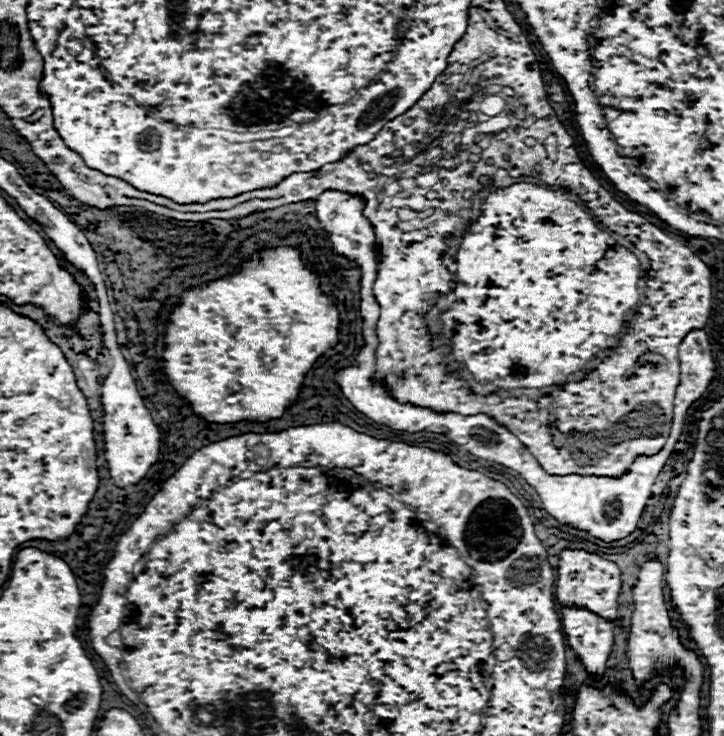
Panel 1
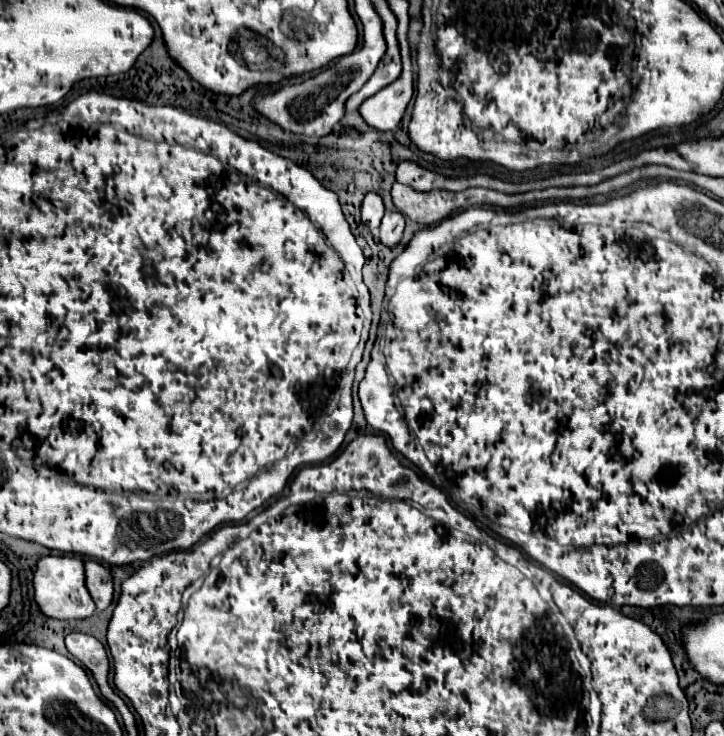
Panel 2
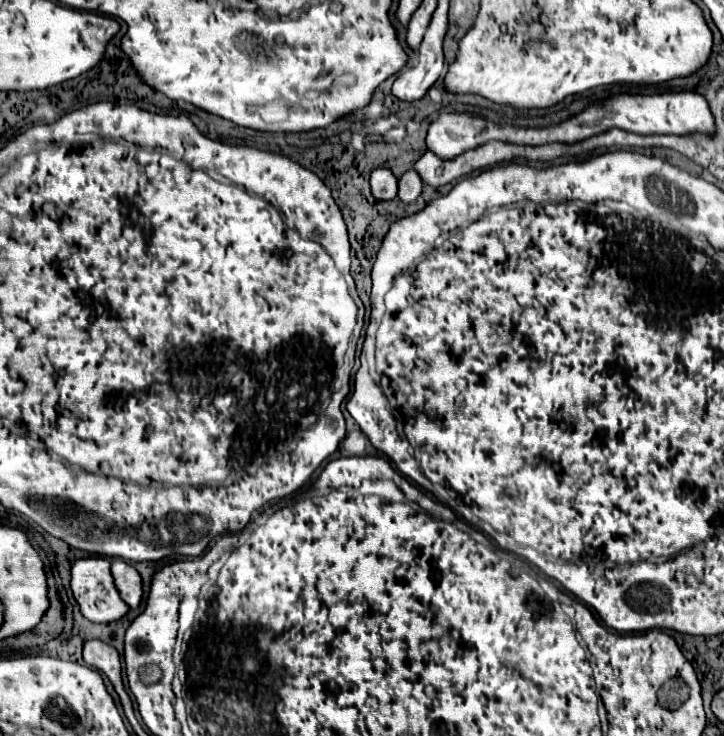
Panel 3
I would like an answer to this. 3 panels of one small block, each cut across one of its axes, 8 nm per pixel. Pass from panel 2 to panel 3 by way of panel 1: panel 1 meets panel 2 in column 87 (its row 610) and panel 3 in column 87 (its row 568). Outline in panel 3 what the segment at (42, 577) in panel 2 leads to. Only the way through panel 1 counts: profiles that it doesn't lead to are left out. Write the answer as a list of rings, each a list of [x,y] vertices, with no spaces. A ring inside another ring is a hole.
[[[78,558],[72,564],[72,580],[70,580],[72,594],[80,606],[80,614],[88,618],[90,622],[114,622],[120,620],[130,608],[122,602],[112,574],[110,574],[110,562],[106,558]]]

